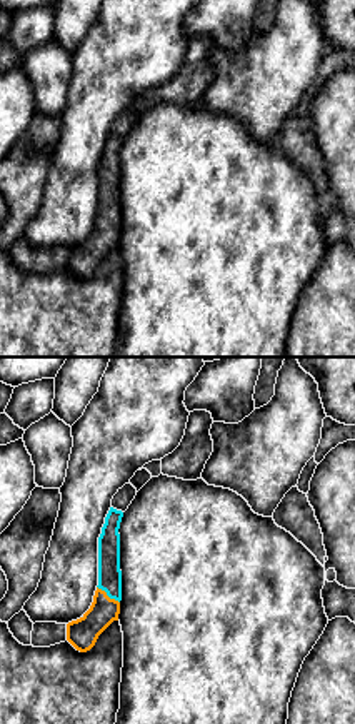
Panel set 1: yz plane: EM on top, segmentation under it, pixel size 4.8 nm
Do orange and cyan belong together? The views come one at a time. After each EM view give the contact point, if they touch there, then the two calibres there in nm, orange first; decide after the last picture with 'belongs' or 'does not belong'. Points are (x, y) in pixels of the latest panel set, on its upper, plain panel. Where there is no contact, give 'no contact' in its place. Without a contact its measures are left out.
(107, 222) | 150/110 nm

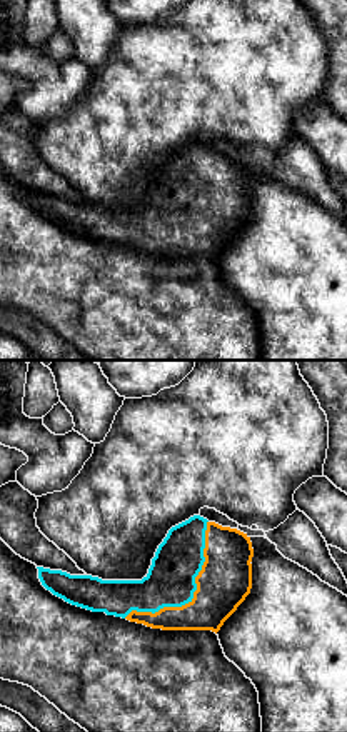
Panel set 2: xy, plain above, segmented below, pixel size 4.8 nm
(194, 220) | 260/240 nm

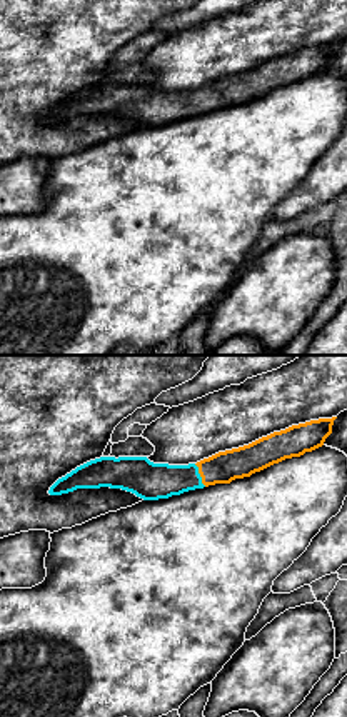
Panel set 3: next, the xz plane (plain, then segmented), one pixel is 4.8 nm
(201, 102) | 150/180 nm

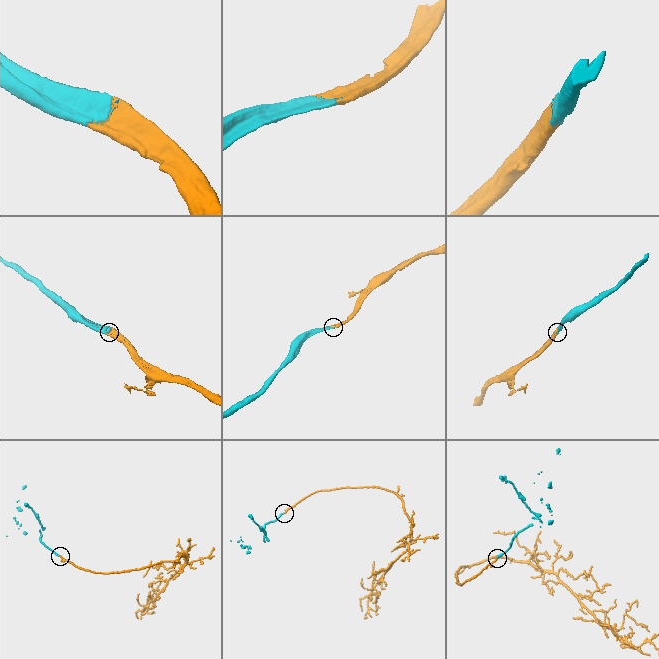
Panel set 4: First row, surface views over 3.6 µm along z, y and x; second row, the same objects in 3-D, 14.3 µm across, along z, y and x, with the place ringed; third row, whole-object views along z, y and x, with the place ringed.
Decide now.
belongs

